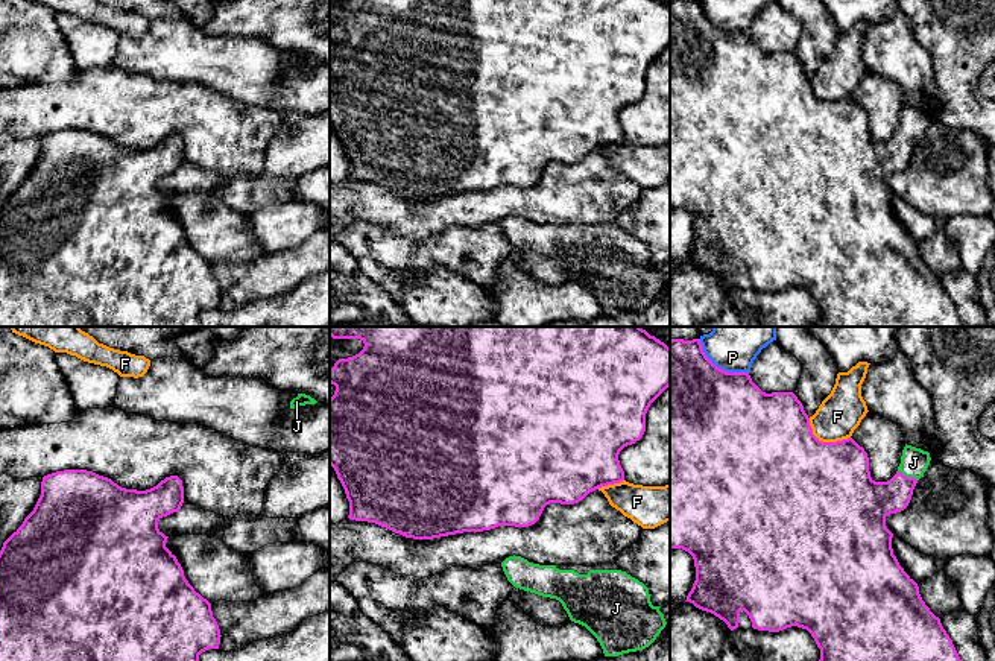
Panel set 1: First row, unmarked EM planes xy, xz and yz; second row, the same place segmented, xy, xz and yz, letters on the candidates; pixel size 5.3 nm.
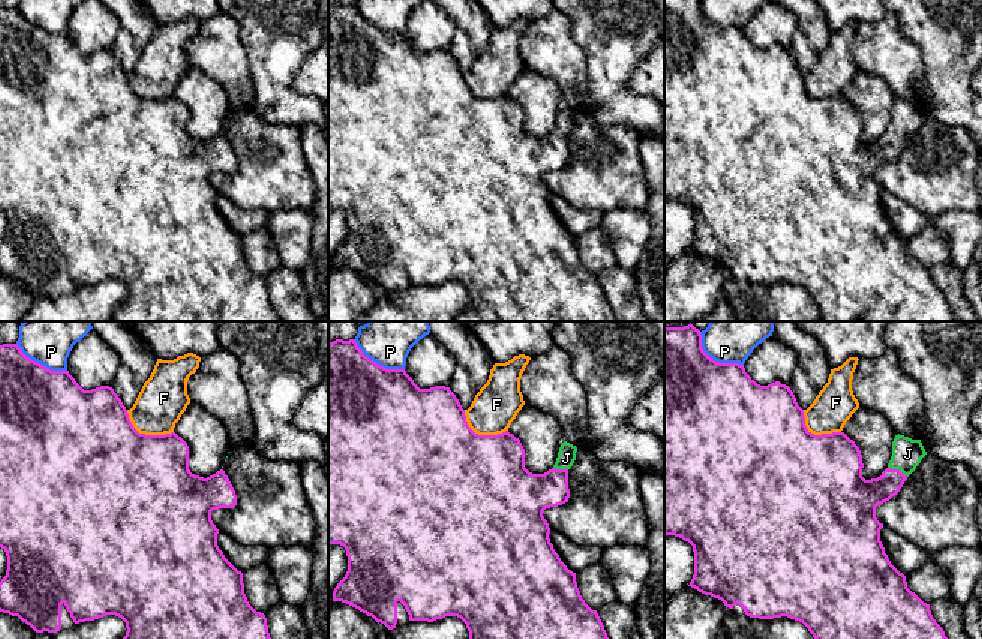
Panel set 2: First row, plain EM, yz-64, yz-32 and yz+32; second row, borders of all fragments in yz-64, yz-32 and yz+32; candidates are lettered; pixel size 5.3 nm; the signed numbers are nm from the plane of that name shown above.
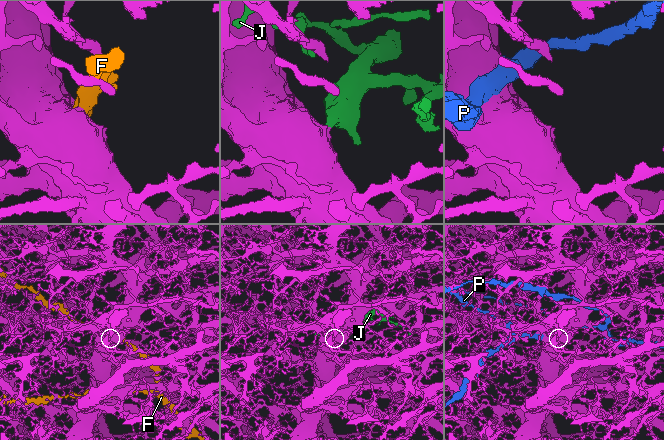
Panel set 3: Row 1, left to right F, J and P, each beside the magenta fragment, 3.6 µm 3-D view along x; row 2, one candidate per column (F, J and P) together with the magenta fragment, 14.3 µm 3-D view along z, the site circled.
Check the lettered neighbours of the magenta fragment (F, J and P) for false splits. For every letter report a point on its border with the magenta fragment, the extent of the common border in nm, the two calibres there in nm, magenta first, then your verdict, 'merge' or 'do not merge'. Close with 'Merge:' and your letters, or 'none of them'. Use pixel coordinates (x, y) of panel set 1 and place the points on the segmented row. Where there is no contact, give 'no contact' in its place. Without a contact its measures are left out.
F: yz (824, 442) | 240 nm | 500/220 nm | do not merge
J: yz (907, 477) | 120 nm | 240/140 nm | merge
P: yz (719, 368) | 320 nm | 500/300 nm | do not merge
Merge: J

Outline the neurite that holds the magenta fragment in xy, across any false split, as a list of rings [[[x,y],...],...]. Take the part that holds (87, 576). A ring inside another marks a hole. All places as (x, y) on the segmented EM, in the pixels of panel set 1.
[[[64,470],[44,476],[33,511],[0,550],[0,661],[199,661],[202,652],[219,649],[222,635],[211,603],[188,584],[176,556],[166,547],[169,536],[158,529],[158,521],[178,512],[182,503],[184,486],[178,476],[166,477],[146,491],[122,488],[87,470]]]

